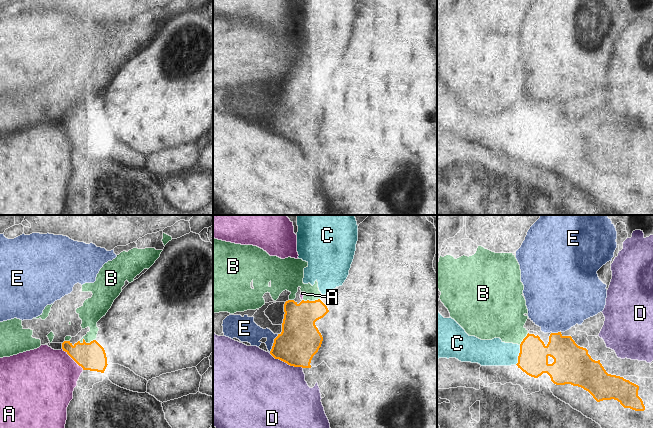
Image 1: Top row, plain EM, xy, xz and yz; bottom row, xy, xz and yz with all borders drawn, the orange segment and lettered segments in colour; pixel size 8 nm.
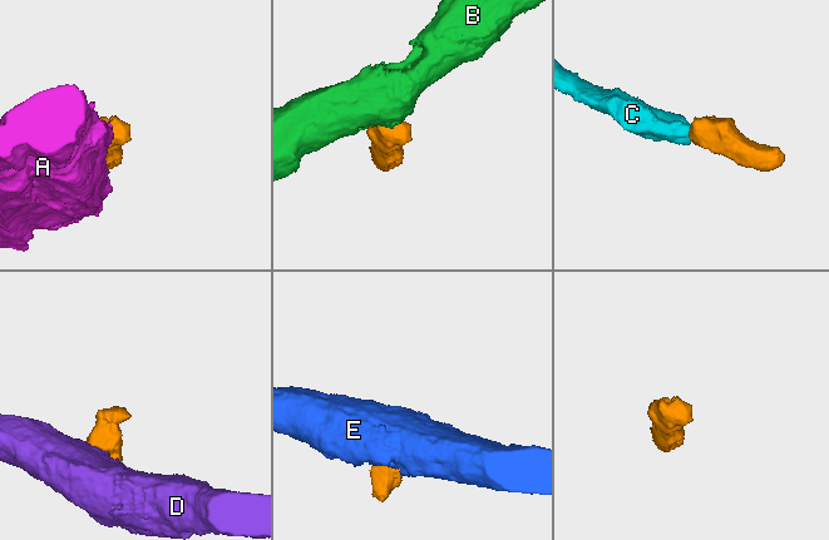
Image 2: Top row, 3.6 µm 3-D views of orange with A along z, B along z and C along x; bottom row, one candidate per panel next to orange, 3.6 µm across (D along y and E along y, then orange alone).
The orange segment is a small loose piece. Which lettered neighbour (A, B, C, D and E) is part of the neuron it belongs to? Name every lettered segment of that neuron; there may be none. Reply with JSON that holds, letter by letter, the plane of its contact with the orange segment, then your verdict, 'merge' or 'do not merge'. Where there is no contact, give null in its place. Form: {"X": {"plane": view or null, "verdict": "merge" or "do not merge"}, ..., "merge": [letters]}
{"A": {"plane": "xy", "verdict": "do not merge"}, "B": {"plane": "xy", "verdict": "do not merge"}, "C": {"plane": "yz", "verdict": "merge"}, "D": {"plane": "xz", "verdict": "do not merge"}, "E": {"plane": "xz", "verdict": "do not merge"}, "merge": ["C"]}

